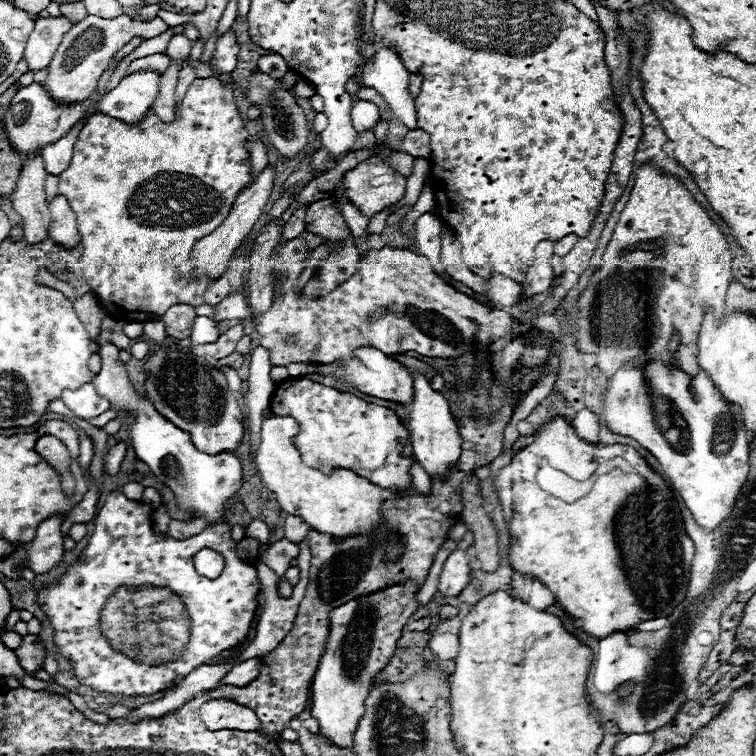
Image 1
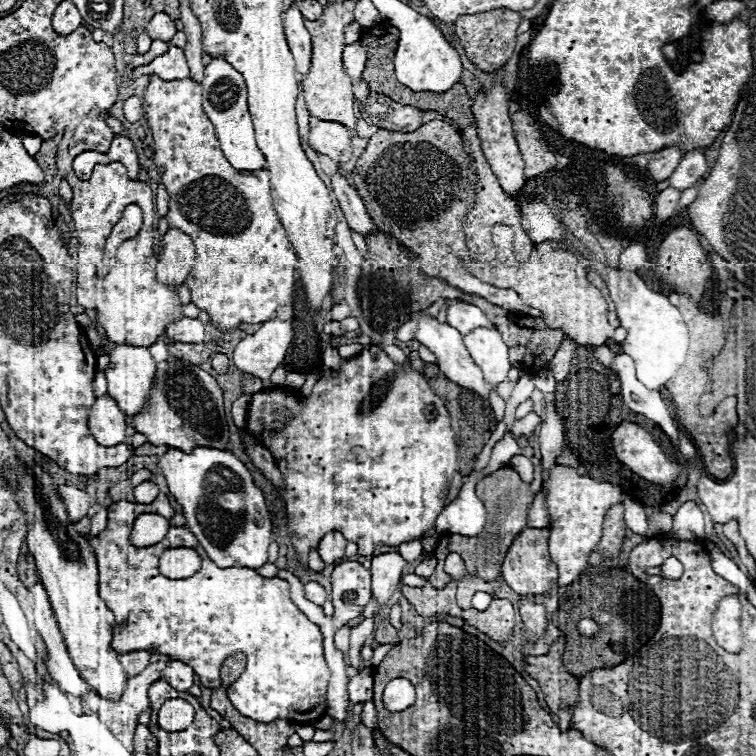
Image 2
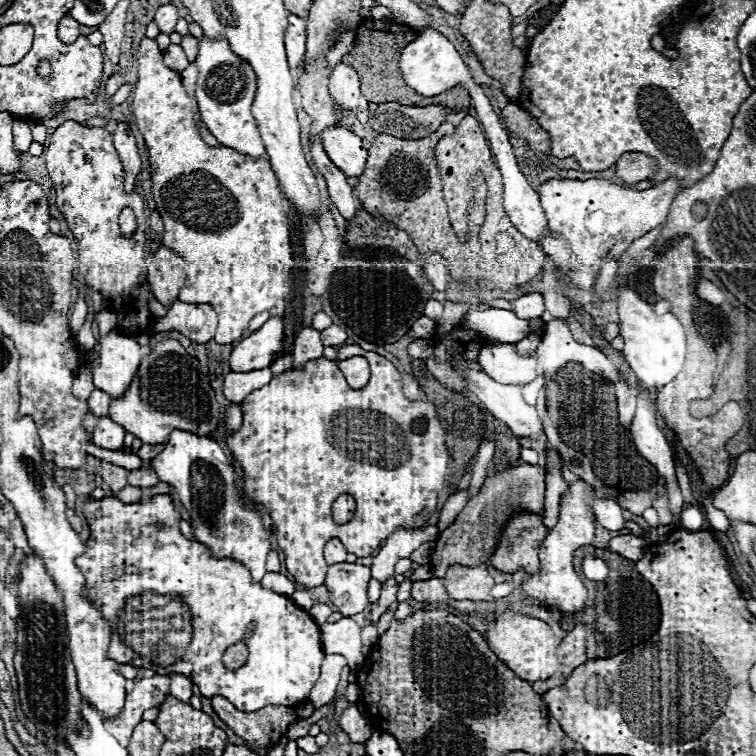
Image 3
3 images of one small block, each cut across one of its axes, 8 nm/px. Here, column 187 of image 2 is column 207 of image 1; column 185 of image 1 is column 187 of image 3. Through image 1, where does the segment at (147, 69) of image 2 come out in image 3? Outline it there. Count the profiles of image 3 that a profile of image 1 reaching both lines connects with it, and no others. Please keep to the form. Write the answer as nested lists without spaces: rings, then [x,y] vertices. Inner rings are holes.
[[[170,44],[166,52],[164,52],[164,60],[166,60],[166,66],[172,68],[172,70],[181,72],[185,70],[188,65],[188,59],[179,45]]]

